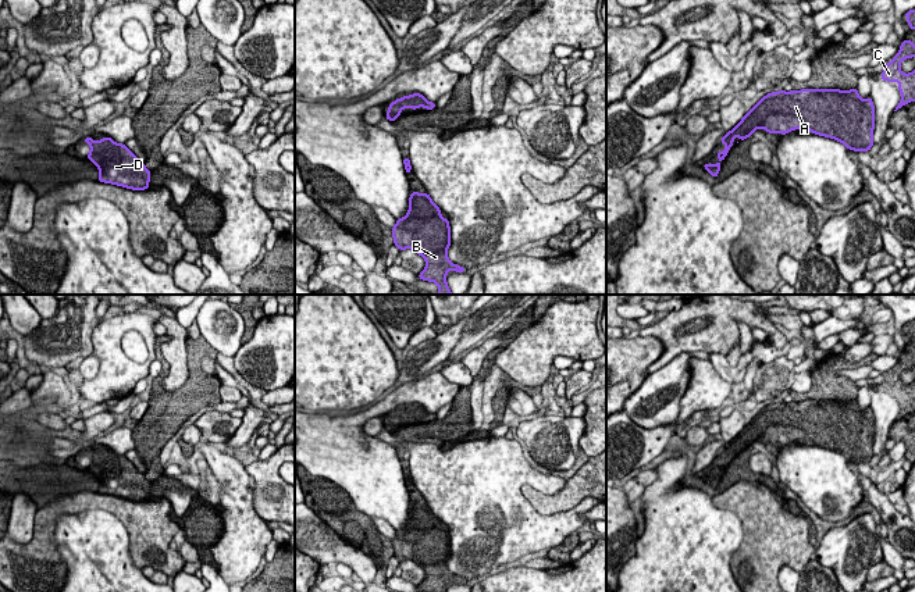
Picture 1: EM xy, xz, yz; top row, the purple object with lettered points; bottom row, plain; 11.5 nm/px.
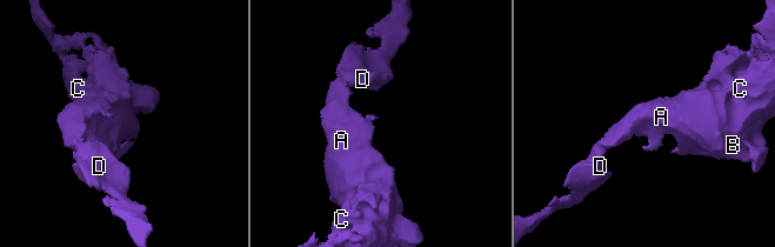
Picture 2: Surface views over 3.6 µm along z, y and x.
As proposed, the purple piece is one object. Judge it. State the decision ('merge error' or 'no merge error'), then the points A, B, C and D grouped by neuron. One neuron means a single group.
no merge error | A B C D

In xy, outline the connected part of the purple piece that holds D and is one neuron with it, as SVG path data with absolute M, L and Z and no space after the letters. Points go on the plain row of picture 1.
M90 447L83 450L90 456L86 467L100 482L99 493L113 495L132 502L150 500L150 481L127 459L103 447L95 453Z

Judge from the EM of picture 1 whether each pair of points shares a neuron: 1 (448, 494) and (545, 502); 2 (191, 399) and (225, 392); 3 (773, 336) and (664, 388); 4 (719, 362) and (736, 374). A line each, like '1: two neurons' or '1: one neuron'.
1: two neurons
2: two neurons
3: two neurons
4: one neuron

